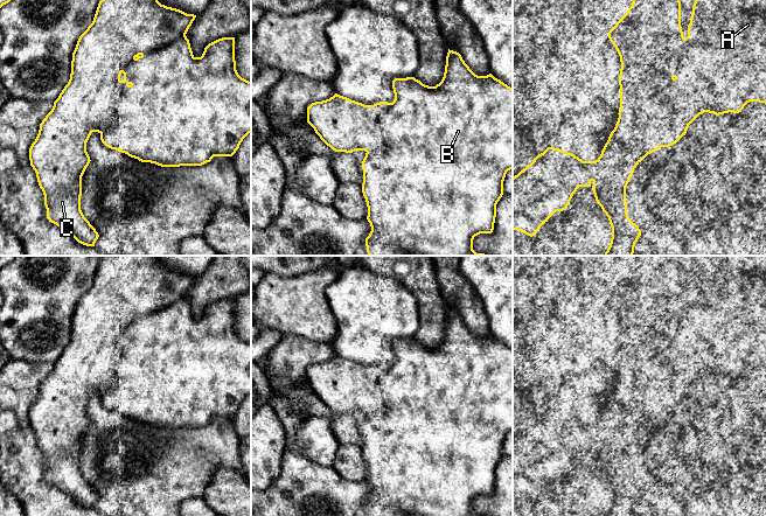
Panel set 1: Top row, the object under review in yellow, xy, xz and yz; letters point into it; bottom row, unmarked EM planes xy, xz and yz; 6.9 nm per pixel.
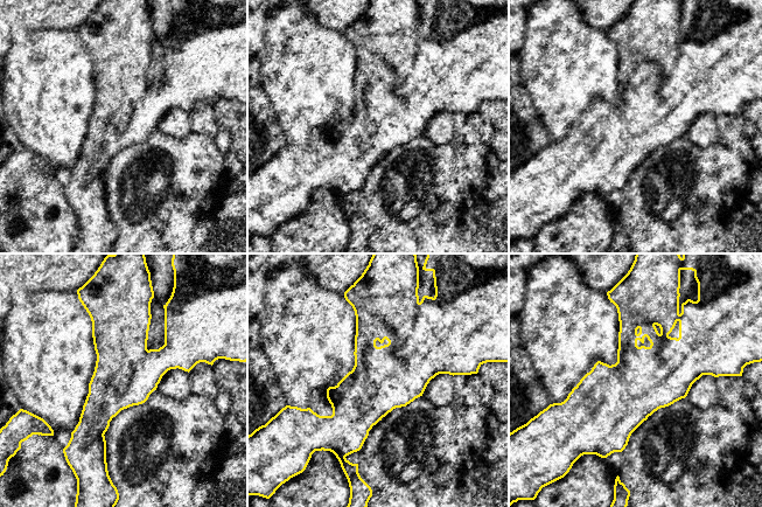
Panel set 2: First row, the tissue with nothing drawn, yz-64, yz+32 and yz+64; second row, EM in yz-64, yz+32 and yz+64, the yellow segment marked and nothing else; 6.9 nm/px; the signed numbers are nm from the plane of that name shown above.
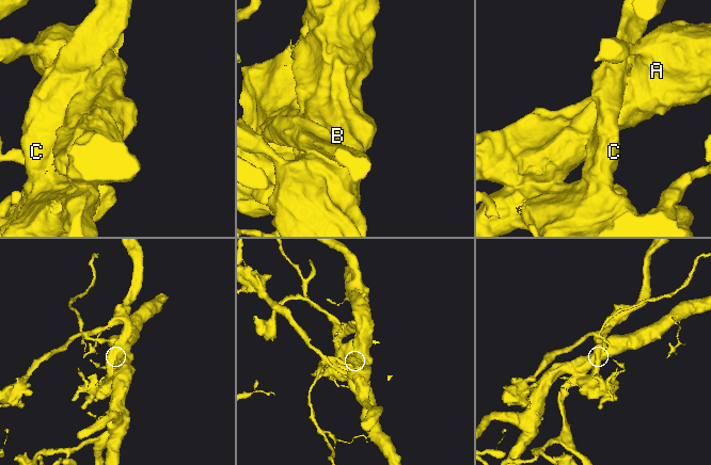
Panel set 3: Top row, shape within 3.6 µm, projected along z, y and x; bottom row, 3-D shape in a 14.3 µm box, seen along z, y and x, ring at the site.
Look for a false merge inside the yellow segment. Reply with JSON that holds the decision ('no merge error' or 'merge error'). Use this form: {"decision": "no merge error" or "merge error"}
{"decision": "merge error"}

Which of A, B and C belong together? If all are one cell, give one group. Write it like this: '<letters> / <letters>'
A B / C

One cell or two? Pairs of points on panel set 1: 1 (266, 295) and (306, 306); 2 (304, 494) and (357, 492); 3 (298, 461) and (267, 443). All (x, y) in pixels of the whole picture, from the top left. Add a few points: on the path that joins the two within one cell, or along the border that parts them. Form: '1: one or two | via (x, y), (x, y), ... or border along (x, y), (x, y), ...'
1: one | via (276, 299), (280, 304), (297, 305)
2: one | via (317, 494), (345, 494)
3: two | border along (283, 426), (285, 451), (280, 473), (274, 479)

